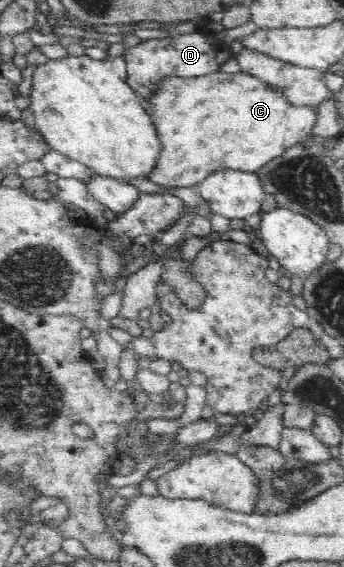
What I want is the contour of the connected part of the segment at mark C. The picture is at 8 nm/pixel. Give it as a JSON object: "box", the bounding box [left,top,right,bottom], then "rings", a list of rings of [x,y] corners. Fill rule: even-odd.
{"box":[142,70,316,191],"rings":[[[217,70],[200,77],[163,75],[142,101],[151,117],[161,148],[151,172],[145,173],[144,178],[153,182],[159,190],[166,191],[197,188],[214,174],[228,171],[257,173],[265,164],[293,146],[308,143],[316,119],[316,114],[310,108],[295,108],[287,104],[260,80],[241,71],[225,73]]]}

